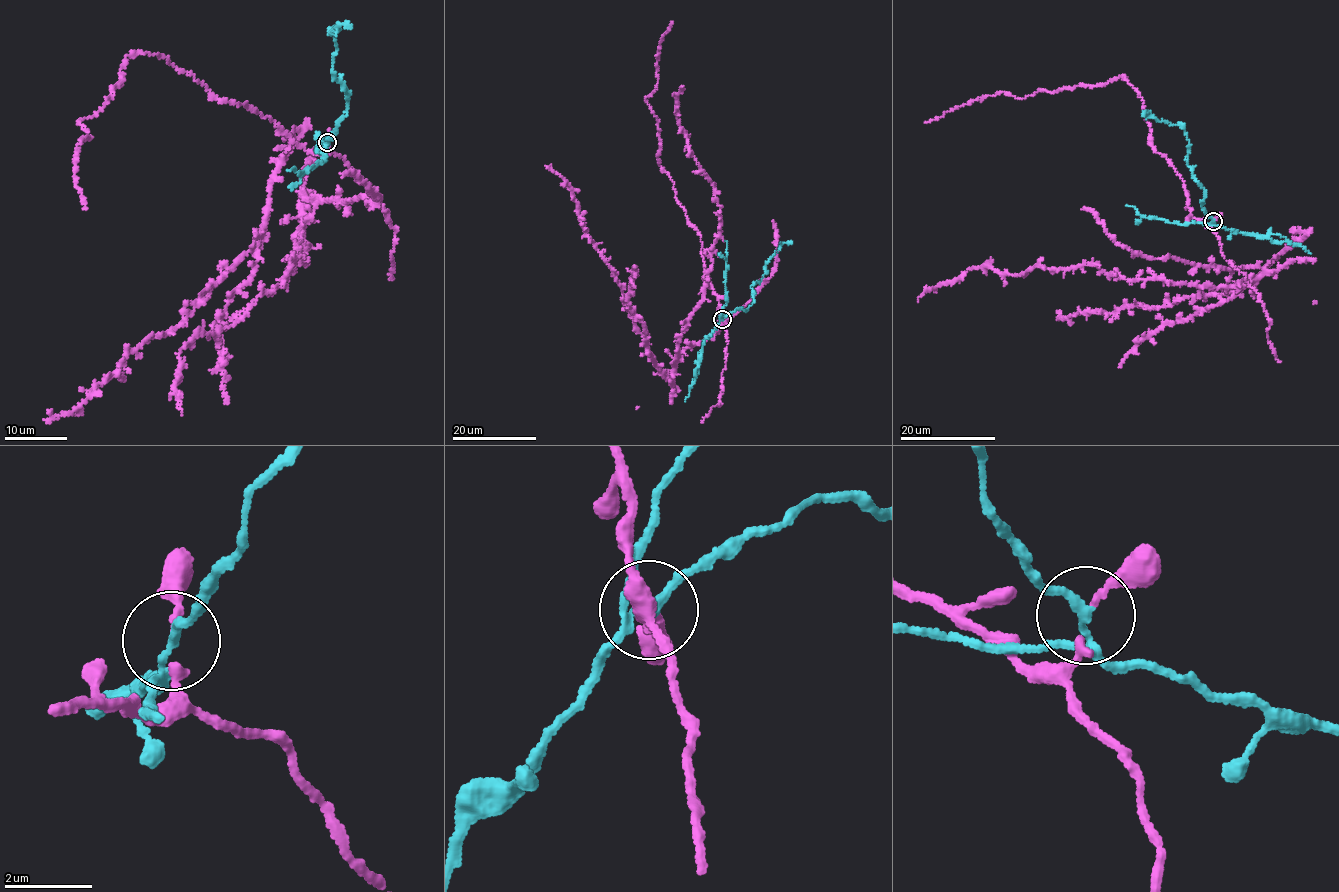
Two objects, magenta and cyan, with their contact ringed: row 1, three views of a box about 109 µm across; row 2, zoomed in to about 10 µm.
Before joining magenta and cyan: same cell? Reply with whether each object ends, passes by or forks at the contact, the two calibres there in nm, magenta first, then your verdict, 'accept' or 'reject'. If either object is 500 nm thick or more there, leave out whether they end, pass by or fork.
magenta passes by | cyan forks | 140/140 nm | reject

